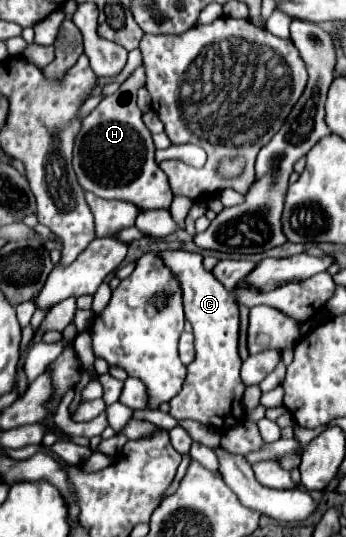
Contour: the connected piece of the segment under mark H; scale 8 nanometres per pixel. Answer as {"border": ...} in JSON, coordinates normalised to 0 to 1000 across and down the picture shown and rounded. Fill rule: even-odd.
{"border":[[[408,119],[332,175],[298,182],[292,194],[251,220],[240,220],[240,238],[217,257],[211,313],[234,346],[292,369],[367,372],[408,384],[413,391],[488,387],[500,358],[488,350],[477,320],[465,320],[448,302],[436,246],[419,238],[408,223],[408,205],[396,201],[396,168],[413,160],[419,127]],[[286,305],[298,305],[303,313],[292,313]]]}

